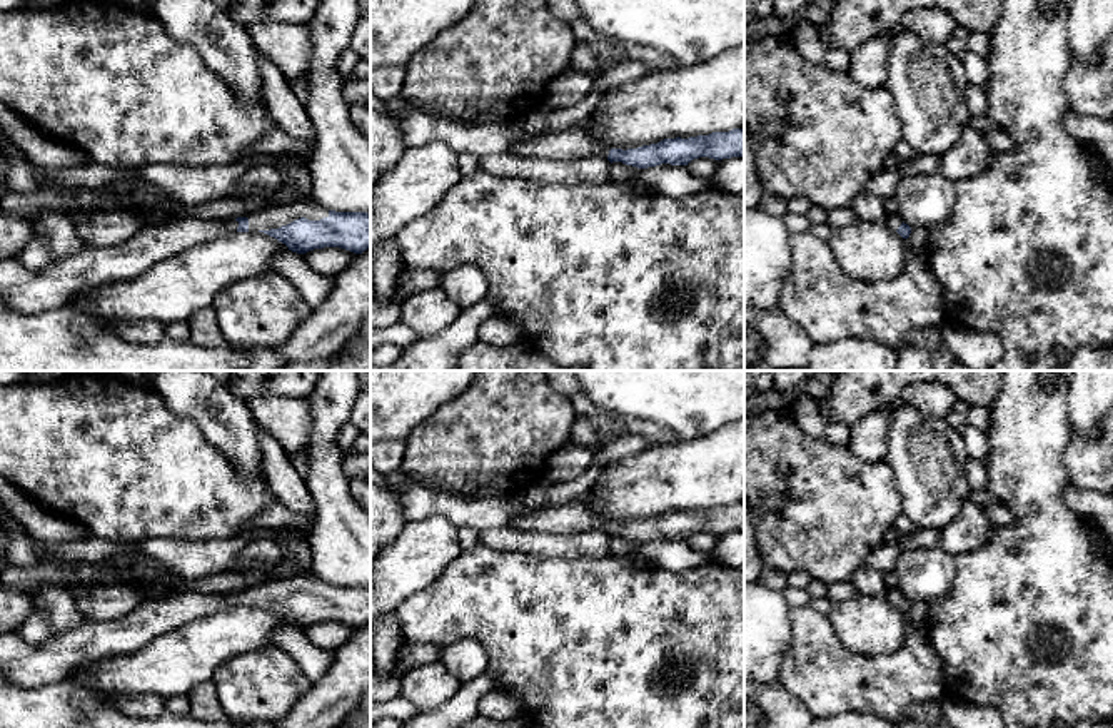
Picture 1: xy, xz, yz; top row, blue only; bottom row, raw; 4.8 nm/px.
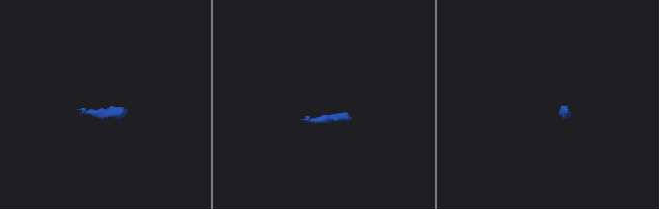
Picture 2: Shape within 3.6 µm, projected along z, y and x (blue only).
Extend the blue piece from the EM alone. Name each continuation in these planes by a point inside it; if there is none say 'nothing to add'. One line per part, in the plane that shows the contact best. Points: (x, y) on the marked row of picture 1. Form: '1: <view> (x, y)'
1: xy (269, 217)

